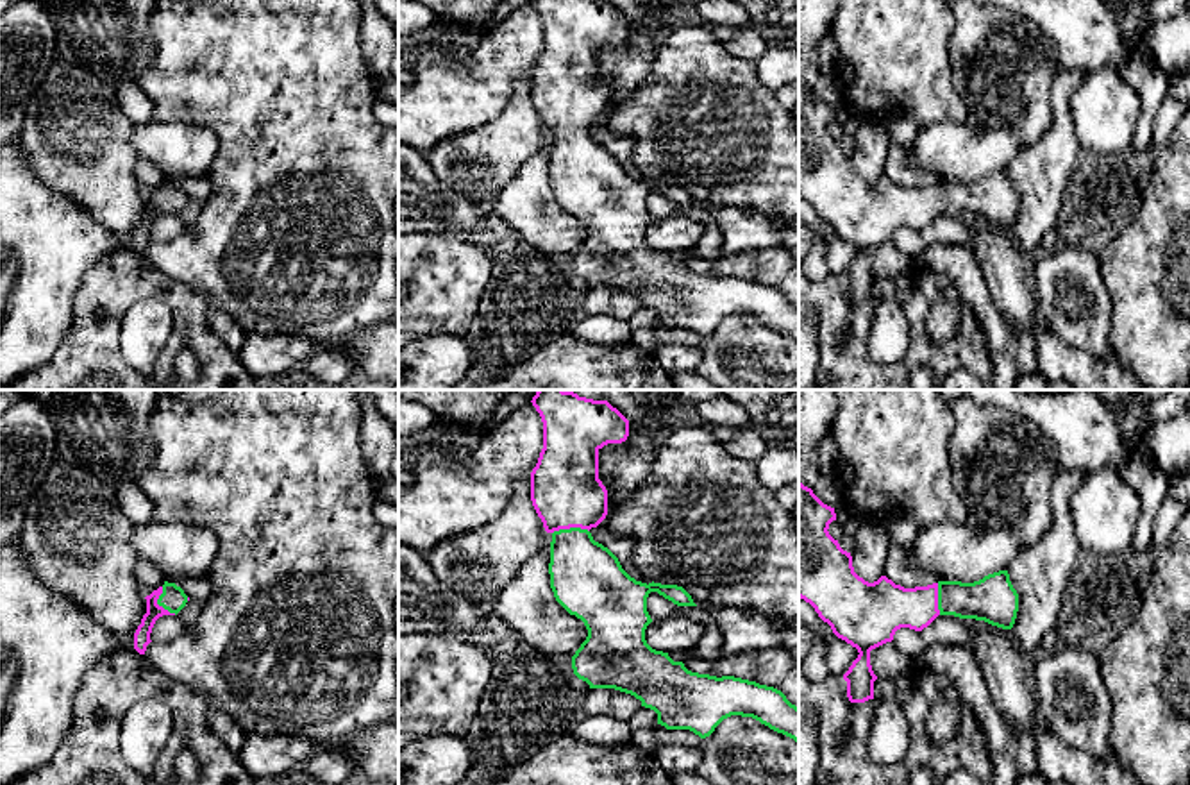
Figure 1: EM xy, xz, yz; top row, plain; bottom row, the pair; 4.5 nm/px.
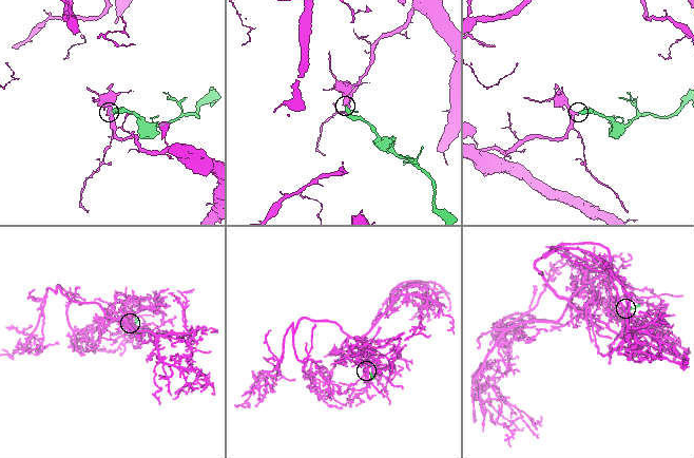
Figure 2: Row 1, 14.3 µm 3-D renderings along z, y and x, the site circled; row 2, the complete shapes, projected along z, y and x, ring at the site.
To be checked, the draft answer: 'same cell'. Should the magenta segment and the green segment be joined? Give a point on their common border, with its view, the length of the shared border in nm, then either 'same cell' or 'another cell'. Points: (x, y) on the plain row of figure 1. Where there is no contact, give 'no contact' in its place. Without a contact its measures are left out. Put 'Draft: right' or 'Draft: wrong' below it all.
xz (570, 126) | 170 nm | same cell
Draft: right

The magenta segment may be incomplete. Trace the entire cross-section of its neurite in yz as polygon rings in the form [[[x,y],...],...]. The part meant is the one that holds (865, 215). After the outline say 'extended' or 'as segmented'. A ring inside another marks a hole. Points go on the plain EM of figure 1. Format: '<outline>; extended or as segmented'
[[[799,79],[799,197],[809,202],[818,216],[827,222],[833,232],[858,249],[858,257],[852,261],[849,270],[843,274],[847,281],[847,297],[851,302],[865,302],[874,299],[874,281],[877,275],[870,265],[870,250],[893,240],[893,234],[901,227],[922,231],[938,215],[954,215],[960,218],[985,220],[992,225],[1011,229],[1018,211],[1018,193],[1010,181],[1008,170],[999,170],[985,175],[974,182],[961,181],[938,181],[927,186],[904,188],[895,184],[886,175],[868,182],[854,172],[851,152],[843,150],[829,134],[829,123],[836,120],[834,107],[824,104],[811,88],[804,86]]]; extended

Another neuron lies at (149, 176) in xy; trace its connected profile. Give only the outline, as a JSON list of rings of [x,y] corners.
[[[138,157],[134,173],[136,173],[139,190],[143,191],[145,197],[150,195],[154,190],[157,190],[159,186],[163,186],[166,181],[161,170],[145,157]]]

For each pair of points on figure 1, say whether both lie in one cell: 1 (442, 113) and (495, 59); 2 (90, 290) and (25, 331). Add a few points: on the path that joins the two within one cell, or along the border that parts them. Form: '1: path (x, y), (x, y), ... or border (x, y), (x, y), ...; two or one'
1: path (454, 101), (483, 72); one
2: border (95, 265), (75, 290), (74, 320), (61, 342); two

